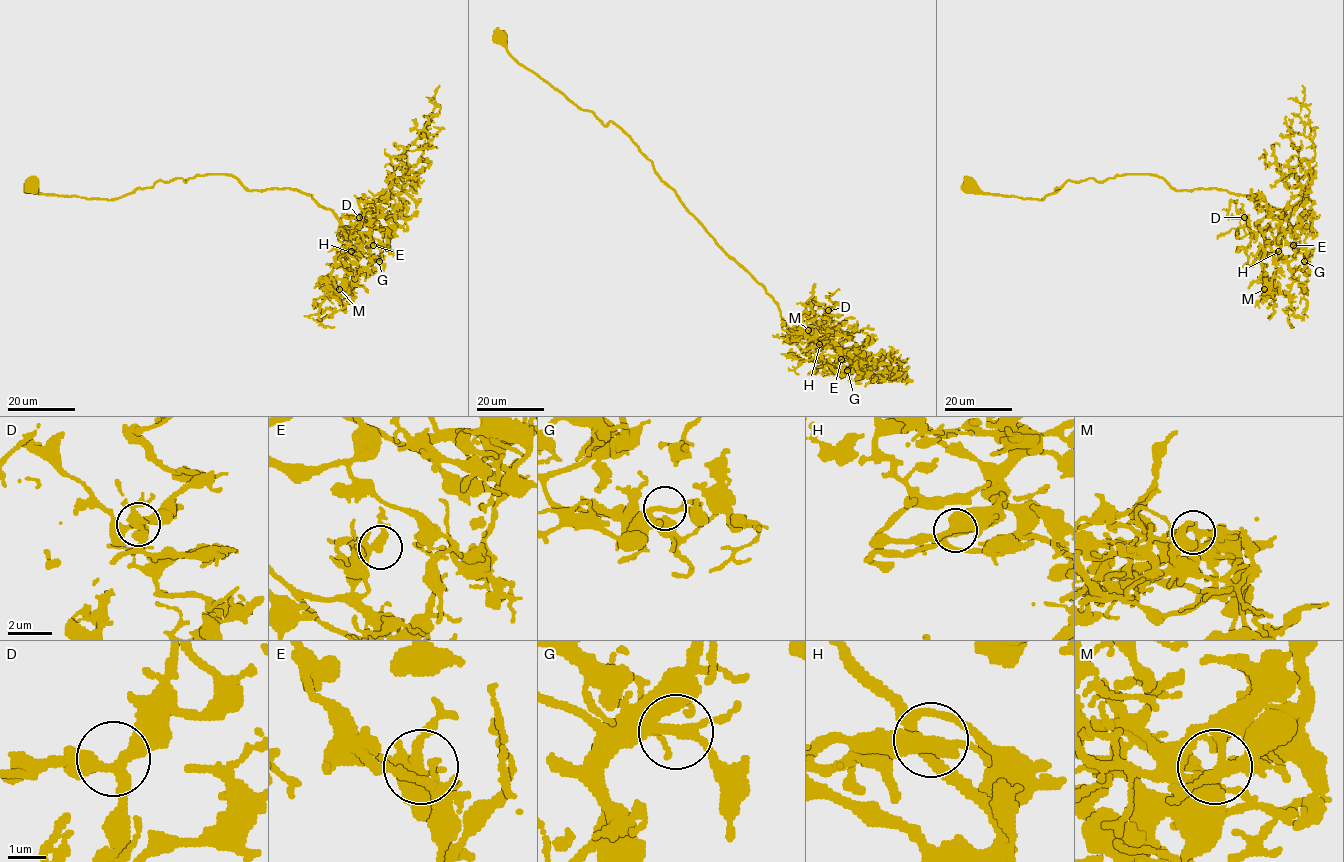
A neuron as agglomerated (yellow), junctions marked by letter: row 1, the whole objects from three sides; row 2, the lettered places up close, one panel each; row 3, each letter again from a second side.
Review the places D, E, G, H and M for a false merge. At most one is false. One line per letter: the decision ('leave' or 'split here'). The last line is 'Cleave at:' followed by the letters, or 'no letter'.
D: leave
E: leave
G: leave
H: leave
M: split here
Cleave at: M

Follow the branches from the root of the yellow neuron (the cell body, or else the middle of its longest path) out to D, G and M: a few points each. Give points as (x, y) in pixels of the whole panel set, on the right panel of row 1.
D: (971, 187), (1042, 199), (1068, 181), (1153, 174), (1249, 196), (1288, 227), (1267, 242), (1244, 217)
G: (971, 187), (1042, 199), (1068, 181), (1153, 174), (1177, 190), (1226, 189), (1280, 209), (1294, 229), (1304, 261)
M: (971, 187), (1042, 199), (1068, 181), (1153, 174), (1177, 190), (1249, 196), (1288, 220), (1274, 277), (1263, 288)

